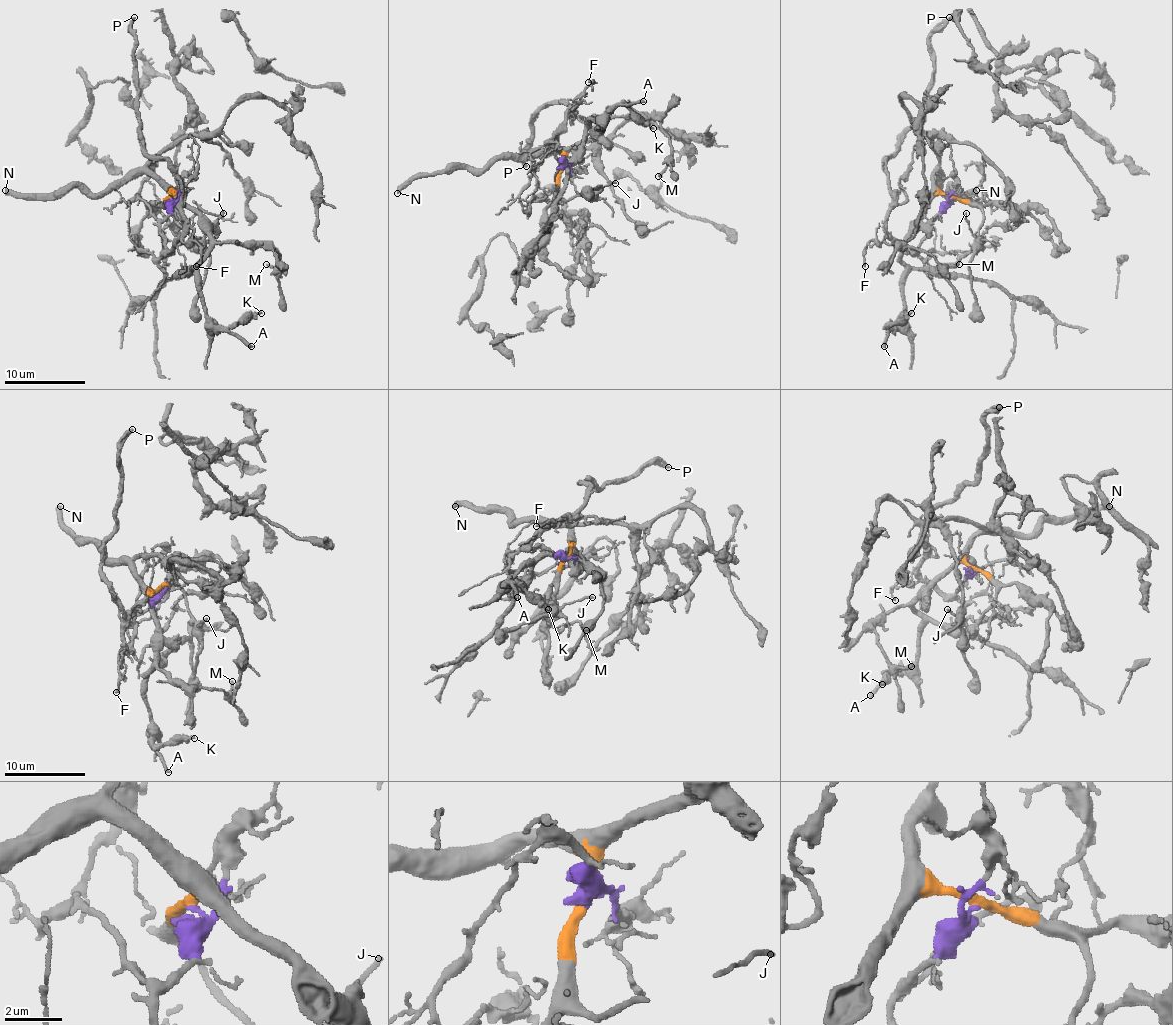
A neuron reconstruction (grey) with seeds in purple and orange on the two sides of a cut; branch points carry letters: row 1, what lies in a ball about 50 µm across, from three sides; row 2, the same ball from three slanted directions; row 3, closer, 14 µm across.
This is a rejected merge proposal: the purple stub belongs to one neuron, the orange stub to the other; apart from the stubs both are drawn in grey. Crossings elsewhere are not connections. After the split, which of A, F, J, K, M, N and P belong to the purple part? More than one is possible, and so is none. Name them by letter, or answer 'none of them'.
F, P

